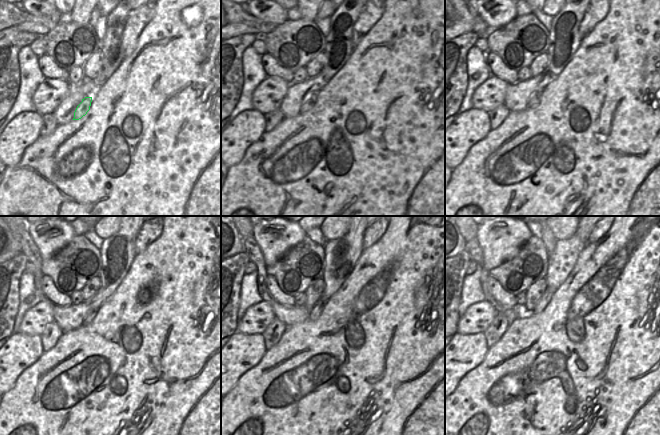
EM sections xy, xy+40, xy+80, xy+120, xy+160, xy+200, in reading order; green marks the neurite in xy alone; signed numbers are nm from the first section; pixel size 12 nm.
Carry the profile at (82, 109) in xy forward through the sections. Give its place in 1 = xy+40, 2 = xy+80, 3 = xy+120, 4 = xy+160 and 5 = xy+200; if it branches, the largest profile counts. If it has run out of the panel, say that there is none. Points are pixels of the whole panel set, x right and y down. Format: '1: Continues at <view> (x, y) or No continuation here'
1: Continues at xy+40 (310, 100)
2: Continues at xy+80 (534, 100)
3: Continues at xy+120 (88, 319)
4: Continues at xy+160 (315, 311)
5: Continues at xy+200 (544, 301)

